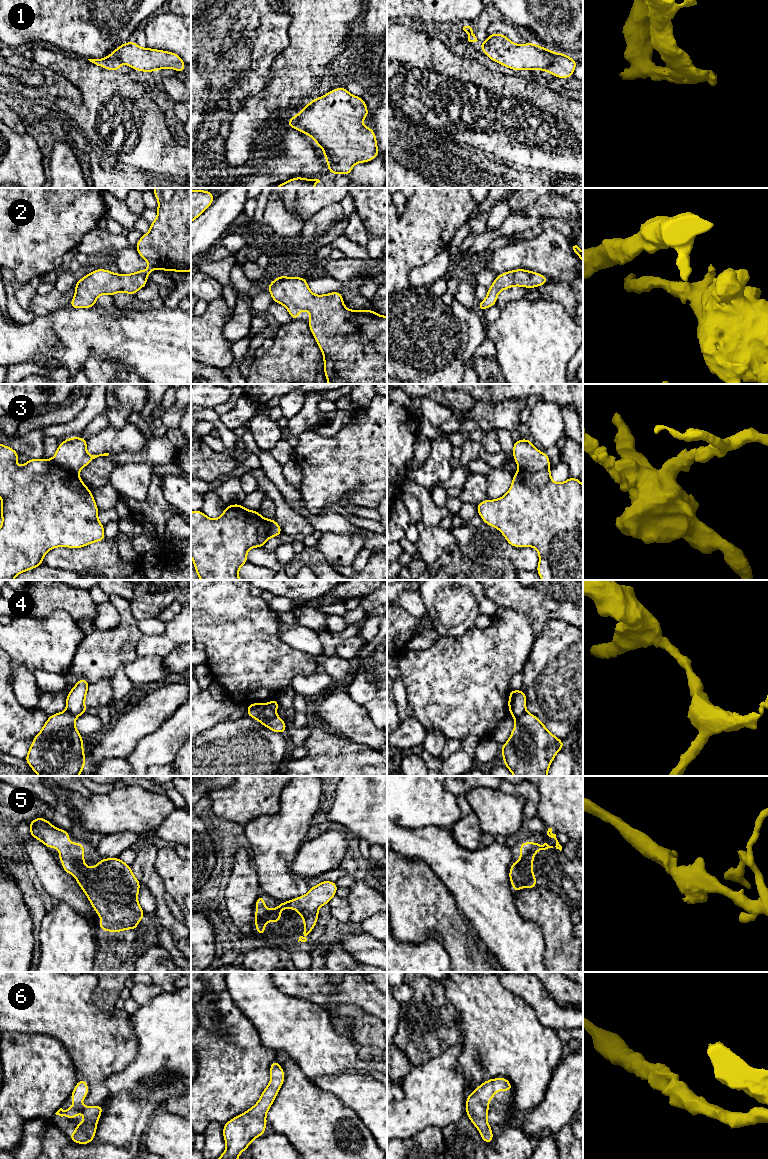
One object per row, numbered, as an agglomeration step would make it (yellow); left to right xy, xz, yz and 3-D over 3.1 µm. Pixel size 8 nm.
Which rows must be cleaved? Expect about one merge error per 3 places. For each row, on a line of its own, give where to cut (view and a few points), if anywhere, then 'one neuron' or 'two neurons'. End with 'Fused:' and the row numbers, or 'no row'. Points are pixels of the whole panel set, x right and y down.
1: no cut; one neuron
2: no cut; one neuron
3: cut in yz along (520, 468), (530, 471), (548, 469); two neurons
4: cut in xy along (84, 706), (78, 714), (68, 714), (65, 712); two neurons
5: no cut; one neuron
6: no cut; one neuron
Fused: 3, 4

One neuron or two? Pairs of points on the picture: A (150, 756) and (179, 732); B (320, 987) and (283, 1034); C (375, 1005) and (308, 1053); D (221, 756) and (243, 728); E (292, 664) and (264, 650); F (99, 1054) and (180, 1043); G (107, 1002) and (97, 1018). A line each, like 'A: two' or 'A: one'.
A: one
B: two
C: two
D: one
E: one
F: two
G: two

